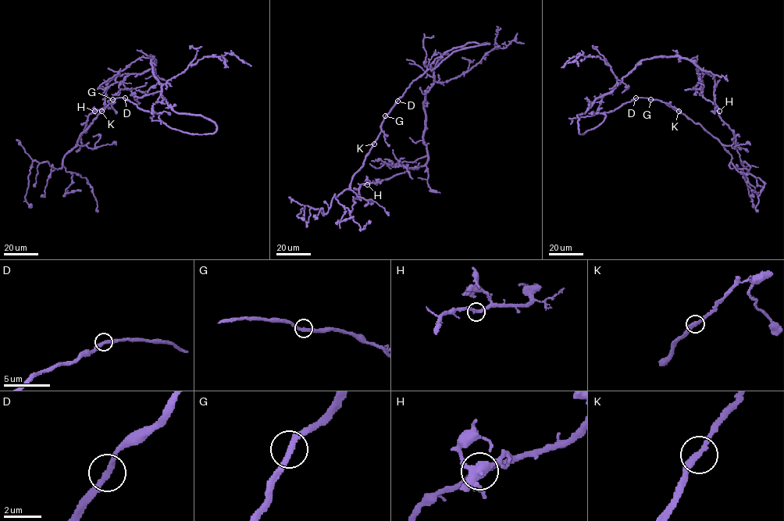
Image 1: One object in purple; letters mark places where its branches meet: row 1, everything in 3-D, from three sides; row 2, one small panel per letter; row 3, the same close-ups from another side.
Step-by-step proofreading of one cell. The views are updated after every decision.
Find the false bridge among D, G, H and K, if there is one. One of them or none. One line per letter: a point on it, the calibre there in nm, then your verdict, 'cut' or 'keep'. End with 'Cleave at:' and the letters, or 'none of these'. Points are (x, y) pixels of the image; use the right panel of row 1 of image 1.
D: place (636, 98); calibre 280 nm; keep
G: place (650, 99); calibre 280 nm; keep
H: place (719, 111); calibre 280 nm; keep
K: place (678, 111); calibre 240 nm; keep
Cleave at: none of these

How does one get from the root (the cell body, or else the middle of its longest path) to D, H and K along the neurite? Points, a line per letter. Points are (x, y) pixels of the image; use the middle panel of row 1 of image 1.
D: (473, 47), (454, 51), (431, 71), (428, 69), (412, 82), (397, 101)
H: (473, 47), (489, 44), (468, 42), (436, 62), (423, 102), (427, 162), (367, 184)
K: (473, 47), (453, 51), (431, 71), (428, 69), (414, 80), (386, 115), (381, 131), (374, 144)

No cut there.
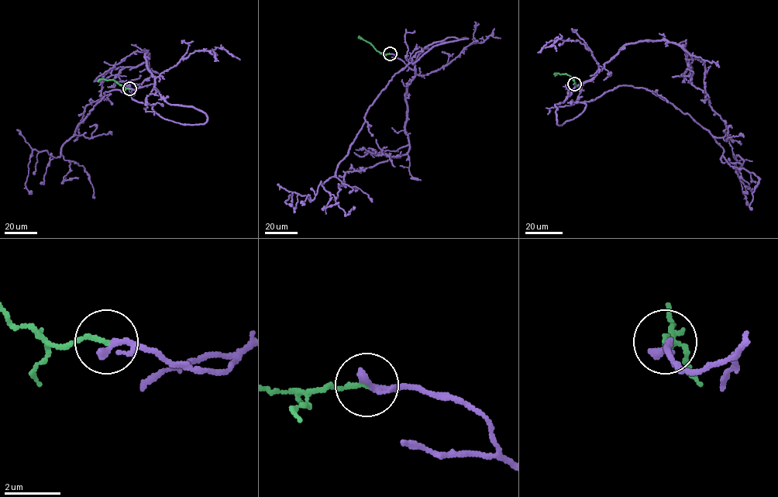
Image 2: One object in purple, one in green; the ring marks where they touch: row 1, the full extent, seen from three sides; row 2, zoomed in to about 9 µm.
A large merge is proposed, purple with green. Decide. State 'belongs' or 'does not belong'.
belongs

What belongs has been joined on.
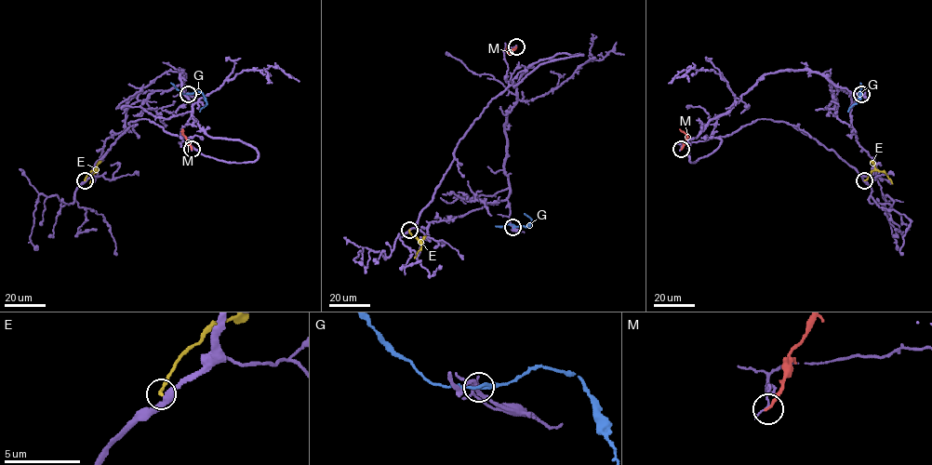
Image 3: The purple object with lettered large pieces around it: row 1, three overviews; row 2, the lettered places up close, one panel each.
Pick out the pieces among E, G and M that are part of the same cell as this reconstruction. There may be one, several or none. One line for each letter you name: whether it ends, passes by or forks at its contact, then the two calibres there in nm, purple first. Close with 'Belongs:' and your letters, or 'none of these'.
Belongs: none of these

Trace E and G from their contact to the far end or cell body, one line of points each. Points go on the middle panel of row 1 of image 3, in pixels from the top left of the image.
E: (409, 230), (421, 244), (414, 258)
G: (512, 227), (526, 226), (531, 222), (524, 213)

